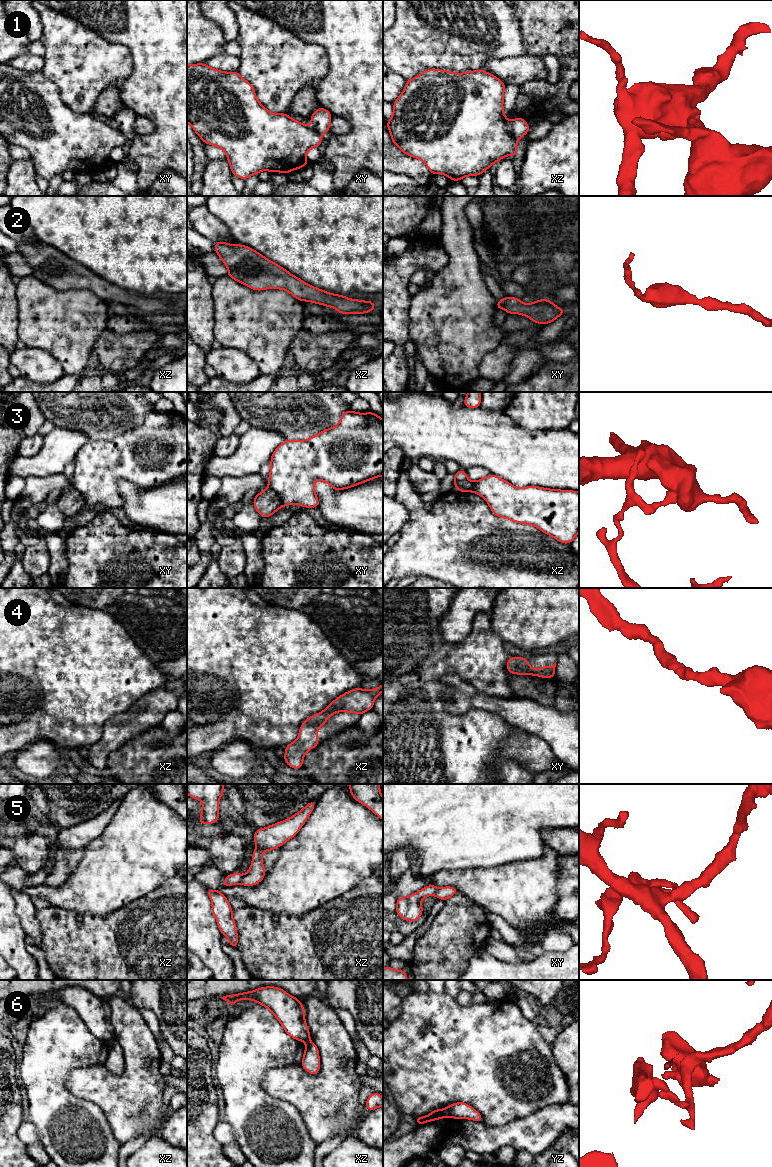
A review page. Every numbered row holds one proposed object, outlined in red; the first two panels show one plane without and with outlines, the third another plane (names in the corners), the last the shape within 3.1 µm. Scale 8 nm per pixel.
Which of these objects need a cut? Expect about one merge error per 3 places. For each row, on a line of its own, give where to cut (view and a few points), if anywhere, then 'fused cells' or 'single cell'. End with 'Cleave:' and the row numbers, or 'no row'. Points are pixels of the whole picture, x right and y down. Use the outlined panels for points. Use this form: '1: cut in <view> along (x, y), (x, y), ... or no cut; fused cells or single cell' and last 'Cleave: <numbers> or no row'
1: cut in xz along (509, 122), (511, 134), (516, 141); fused cells
2: no cut; single cell
3: cut in xy along (268, 487), (279, 497), (283, 505); fused cells
4: no cut; single cell
5: cut in xz along (243, 875), (238, 883); fused cells
6: cut in yz along (443, 1110), (445, 1116); fused cells
Cleave: 1, 3, 5, 6

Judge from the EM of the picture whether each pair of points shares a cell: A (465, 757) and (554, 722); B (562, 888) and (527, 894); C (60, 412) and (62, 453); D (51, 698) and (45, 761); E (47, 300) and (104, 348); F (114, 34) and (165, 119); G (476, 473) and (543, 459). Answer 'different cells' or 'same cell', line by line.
A: different cells
B: different cells
C: different cells
D: different cells
E: different cells
F: same cell
G: different cells

